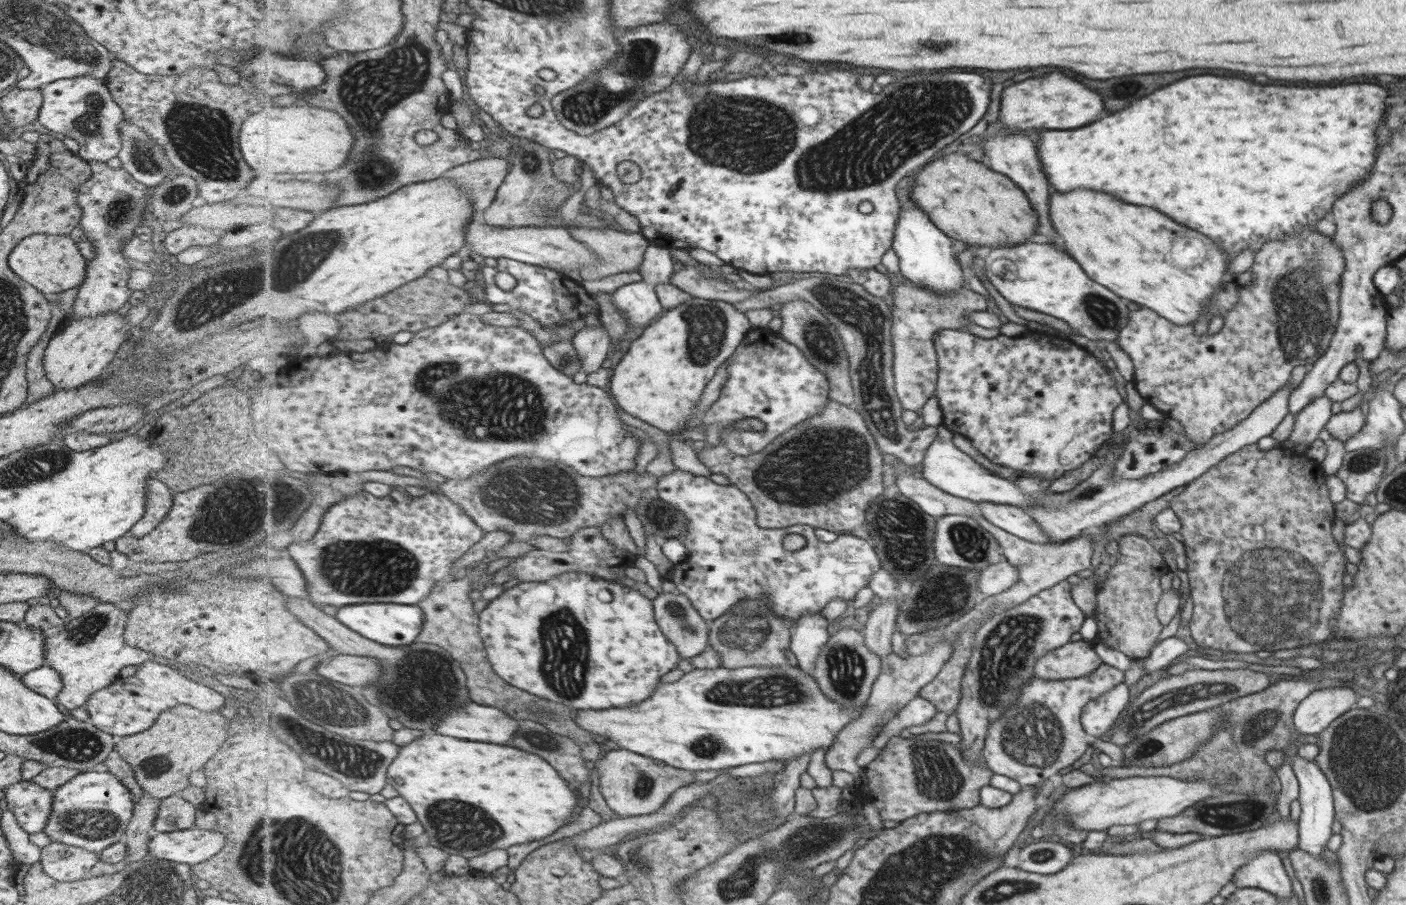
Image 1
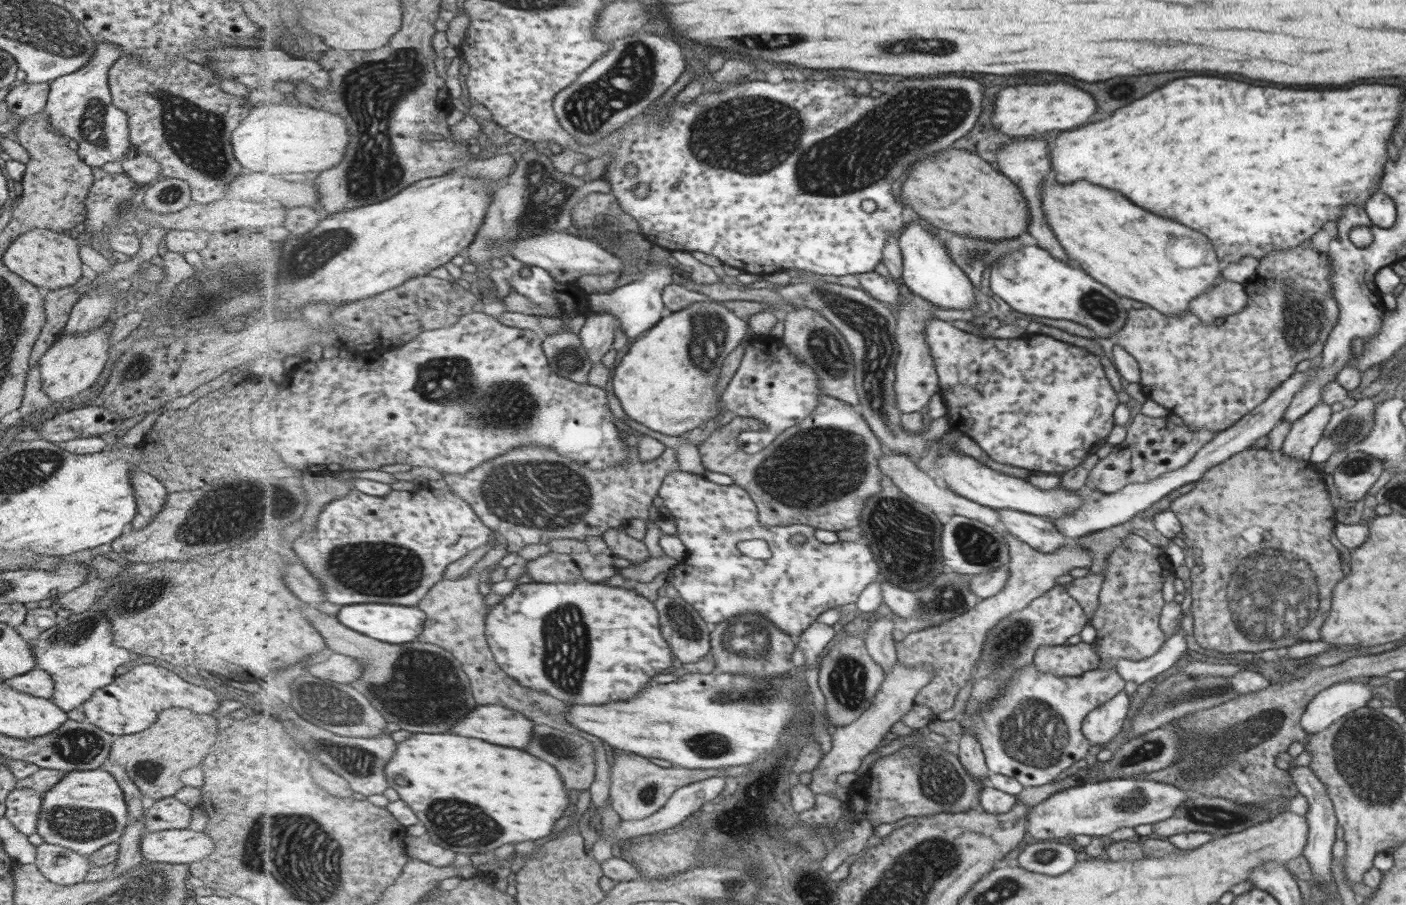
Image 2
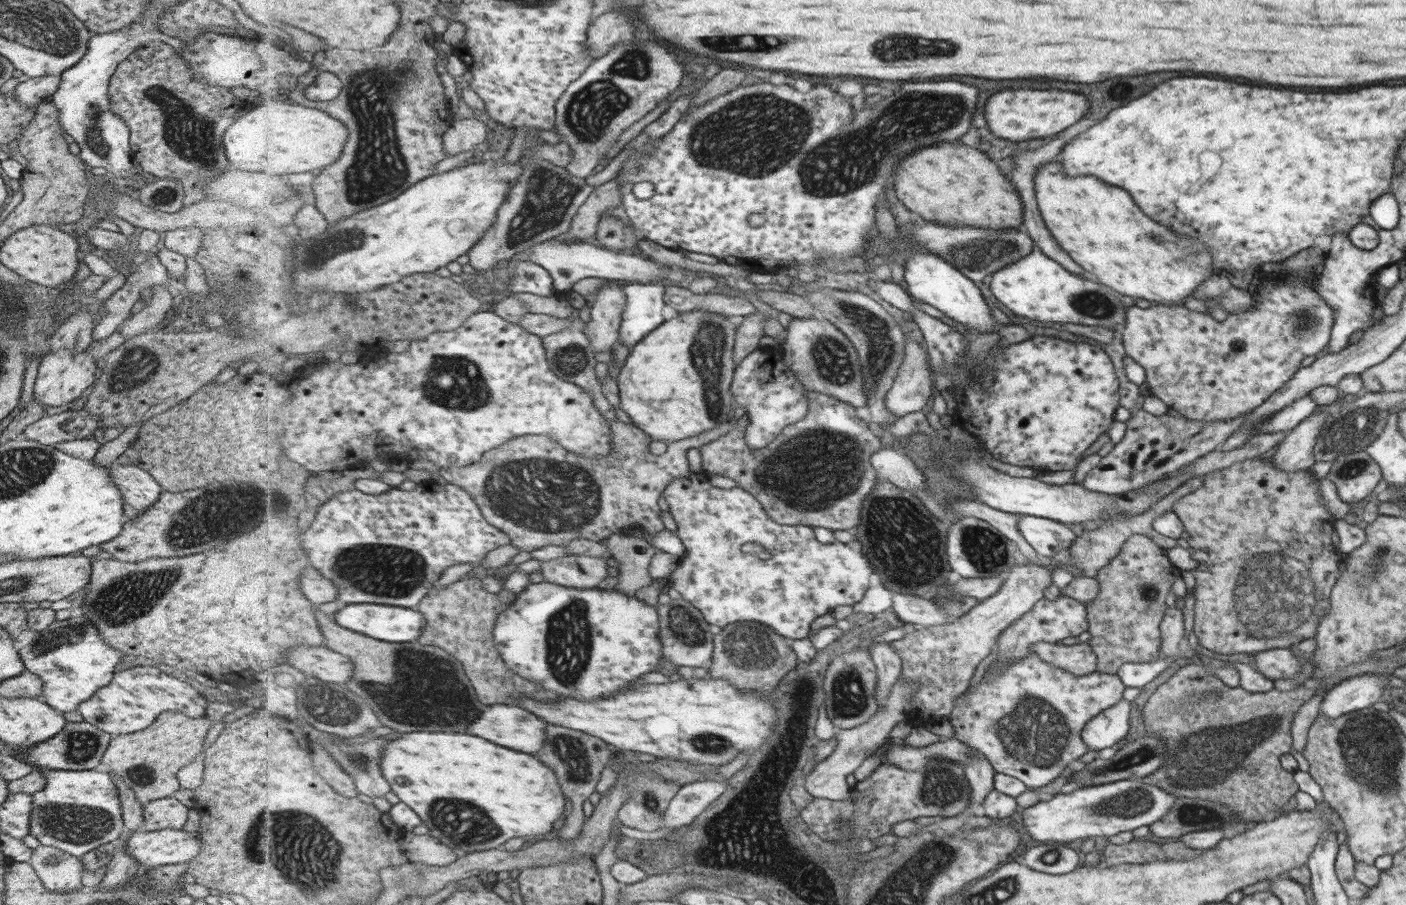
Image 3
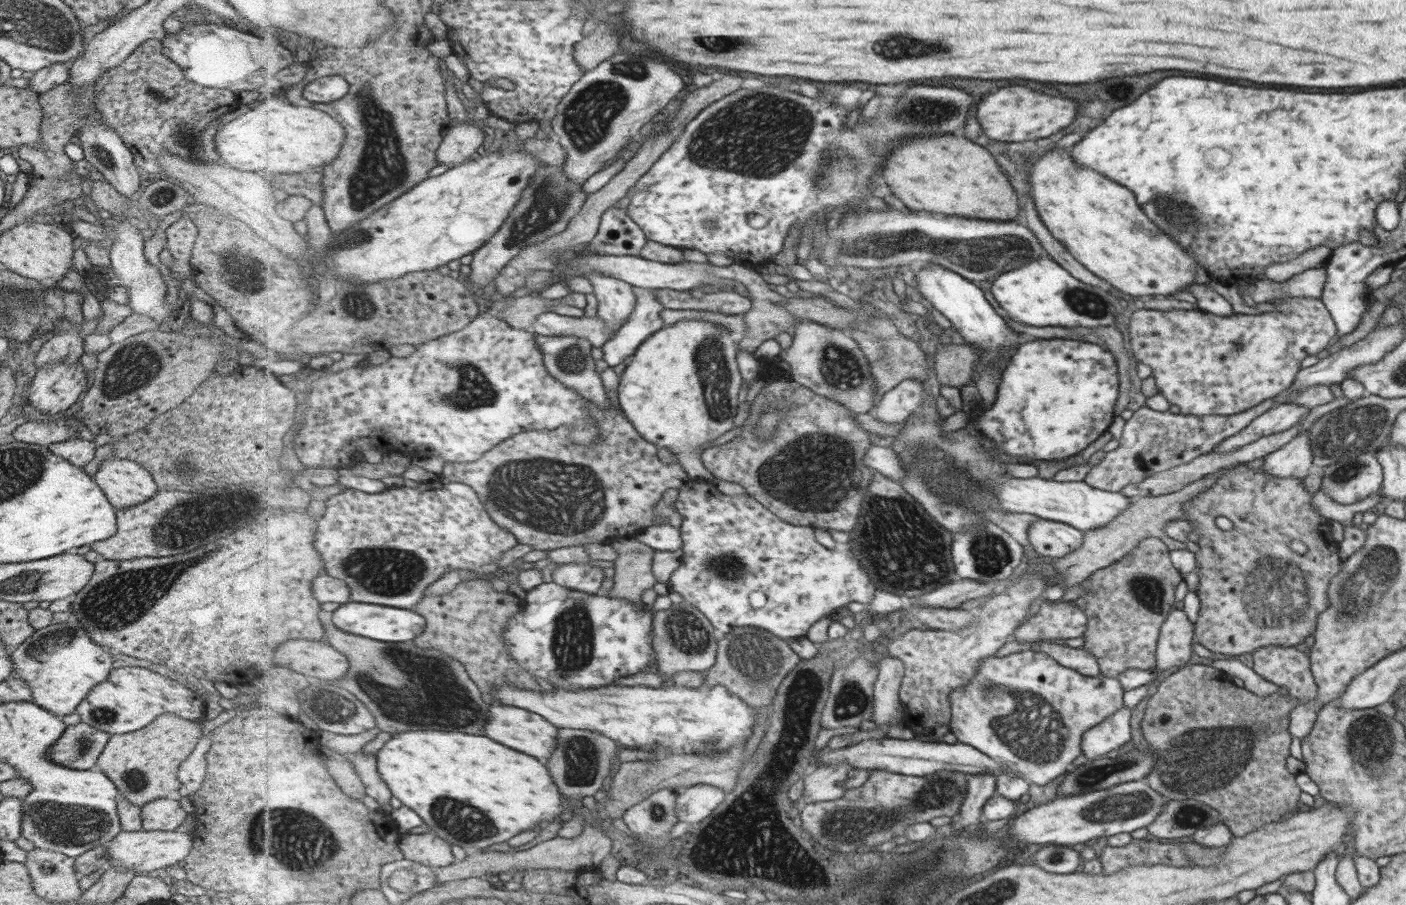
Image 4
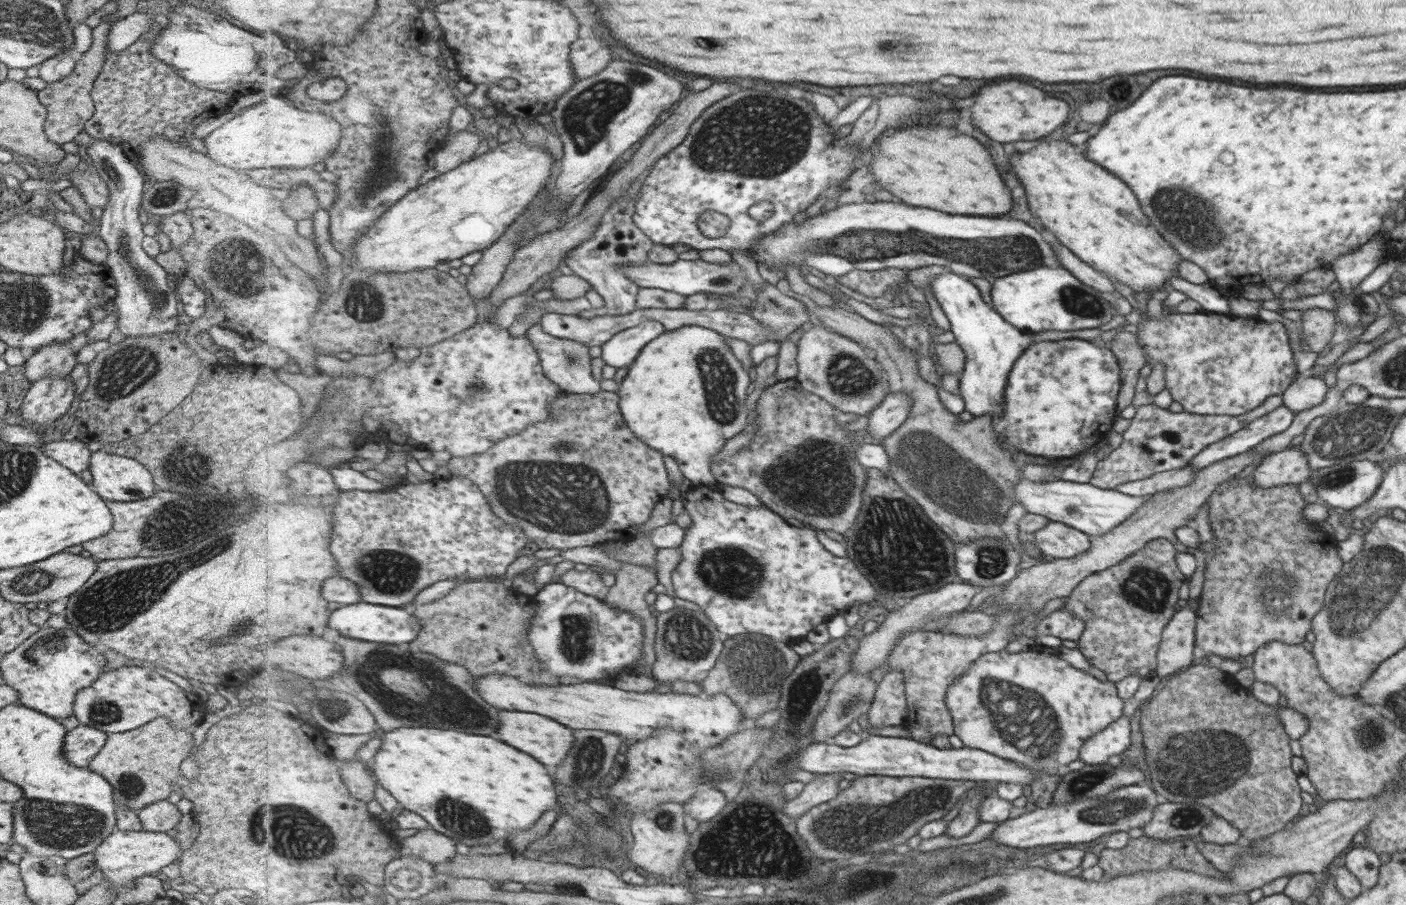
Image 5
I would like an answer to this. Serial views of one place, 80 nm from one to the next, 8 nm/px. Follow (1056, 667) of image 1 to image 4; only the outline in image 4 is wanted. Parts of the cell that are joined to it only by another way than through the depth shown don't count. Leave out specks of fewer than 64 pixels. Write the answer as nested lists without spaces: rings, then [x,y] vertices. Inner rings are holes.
[[[1037,641],[1030,648],[1032,651],[1044,652],[1054,661],[1058,661],[1065,668],[1075,669],[1075,672],[1082,673],[1083,676],[1099,676],[1100,672],[1095,657],[1089,651],[1080,648],[1069,648],[1065,645],[1058,646],[1048,642]]]

